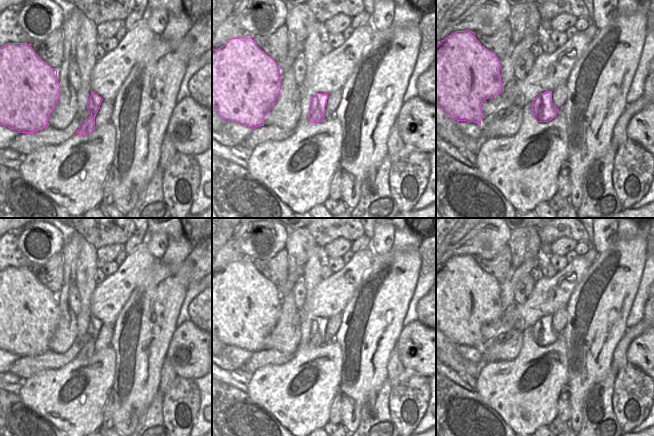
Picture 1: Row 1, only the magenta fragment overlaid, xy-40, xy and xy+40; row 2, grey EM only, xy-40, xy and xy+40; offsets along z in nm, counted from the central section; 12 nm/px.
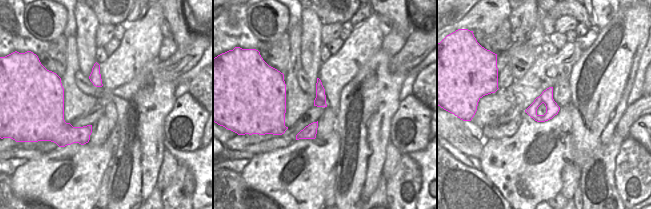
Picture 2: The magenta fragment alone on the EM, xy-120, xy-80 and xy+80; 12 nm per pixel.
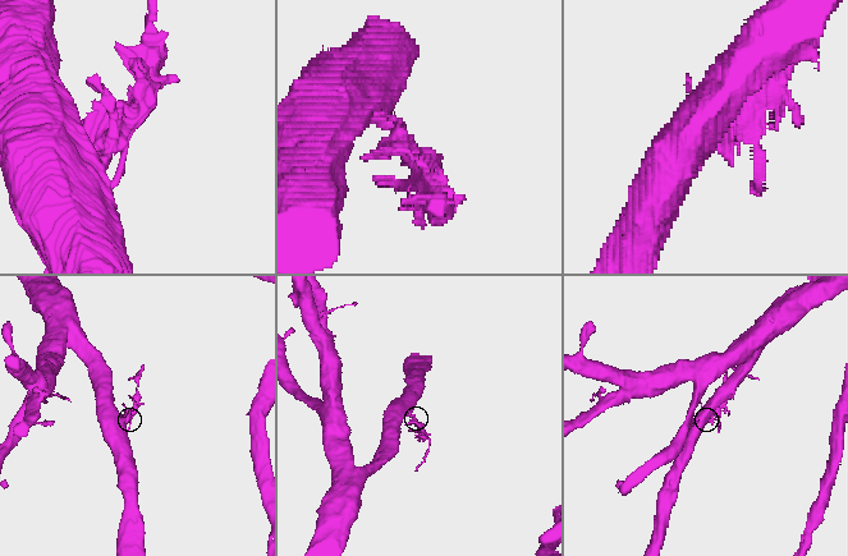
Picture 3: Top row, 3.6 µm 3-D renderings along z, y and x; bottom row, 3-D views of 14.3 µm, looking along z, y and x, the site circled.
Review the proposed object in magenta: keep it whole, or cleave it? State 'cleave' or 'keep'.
cleave

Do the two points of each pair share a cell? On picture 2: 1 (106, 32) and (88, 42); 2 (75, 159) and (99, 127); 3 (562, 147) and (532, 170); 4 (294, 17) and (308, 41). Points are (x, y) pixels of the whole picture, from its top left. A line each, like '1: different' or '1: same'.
1: different
2: different
3: same
4: different

